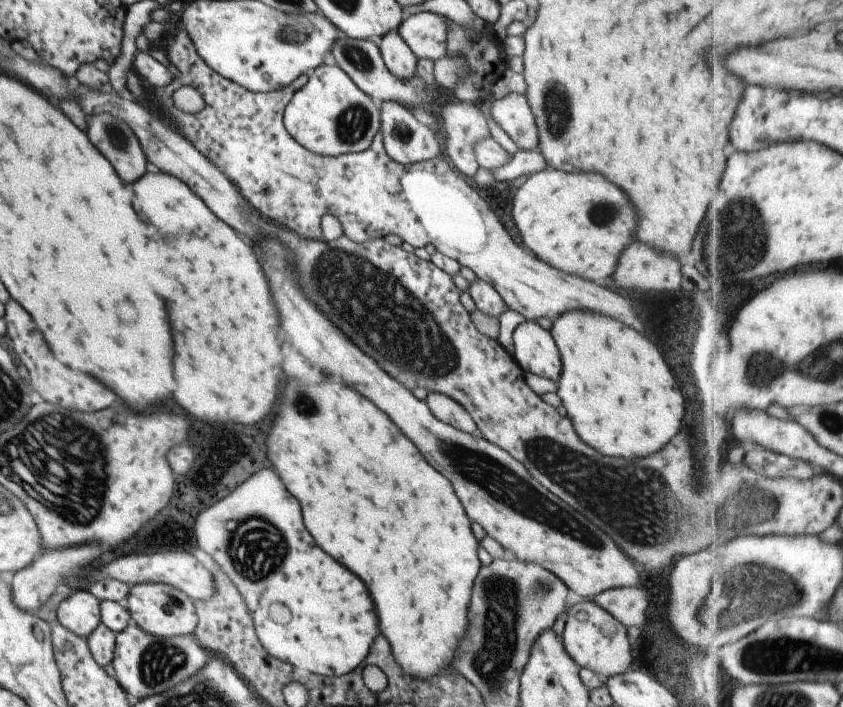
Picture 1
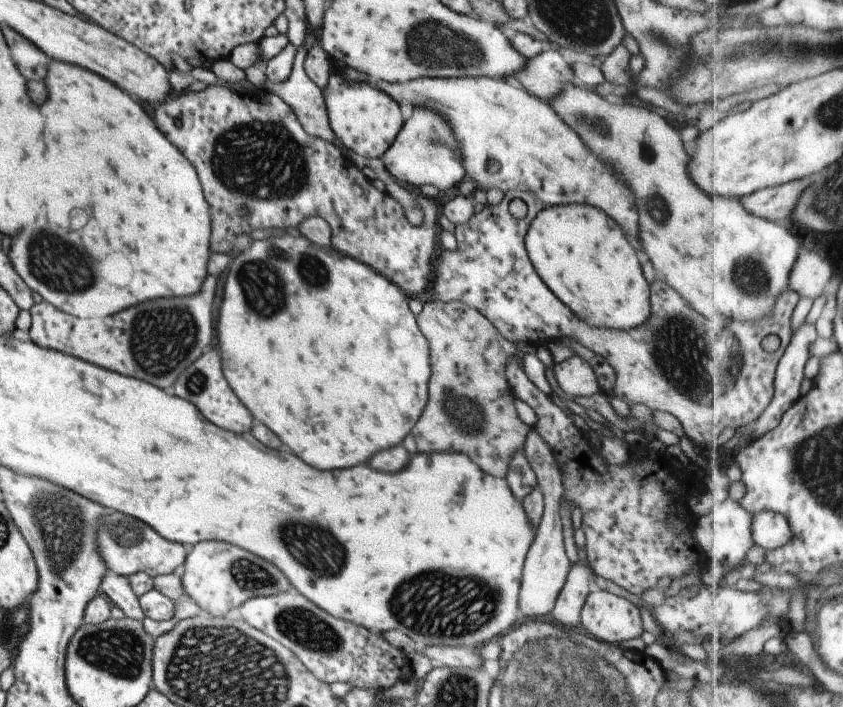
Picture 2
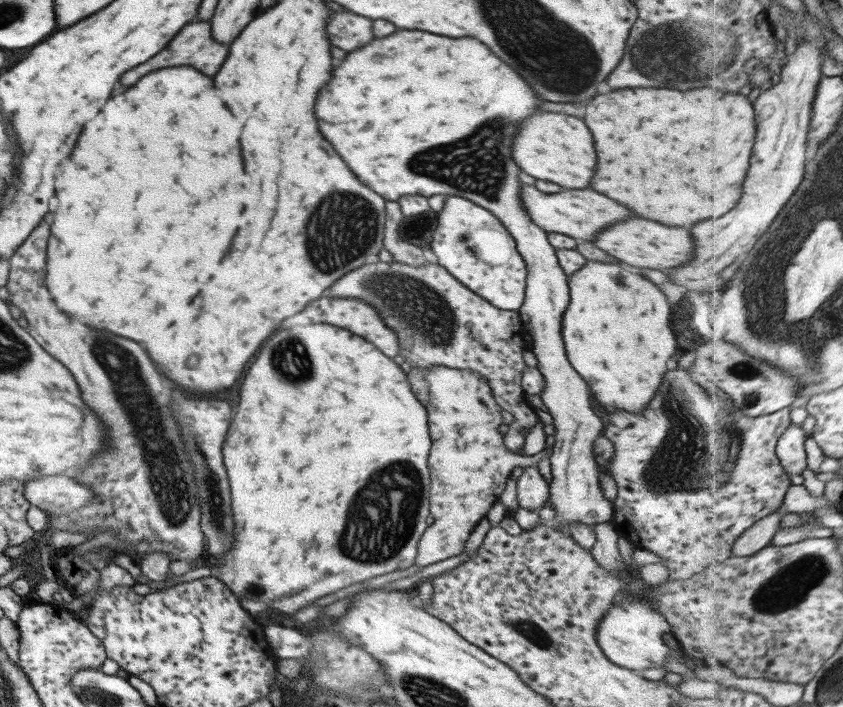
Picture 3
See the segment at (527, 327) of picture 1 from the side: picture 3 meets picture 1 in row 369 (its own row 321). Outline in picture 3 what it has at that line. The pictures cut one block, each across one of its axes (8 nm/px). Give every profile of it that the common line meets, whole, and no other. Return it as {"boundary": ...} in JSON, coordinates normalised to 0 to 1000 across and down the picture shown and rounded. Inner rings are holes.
{"boundary":[[[471,42],[457,54],[442,54],[433,65],[409,76],[405,91],[393,99],[390,116],[376,130],[371,164],[378,190],[393,204],[409,235],[428,260],[450,274],[454,283],[470,284],[478,276],[505,280],[514,274],[547,277],[585,301],[609,334],[625,385],[620,429],[613,440],[622,470],[630,478],[626,494],[635,504],[636,522],[647,540],[641,564],[654,587],[658,608],[651,646],[654,682],[650,685],[650,710],[658,724],[652,743],[660,752],[674,758],[673,745],[681,740],[702,745],[722,738],[728,719],[714,702],[708,678],[711,669],[701,639],[703,624],[714,614],[715,600],[701,580],[699,546],[675,515],[664,474],[667,444],[675,427],[674,393],[662,375],[658,354],[649,342],[650,330],[625,308],[616,286],[616,240],[604,221],[604,204],[613,170],[630,164],[628,156],[632,156],[637,147],[639,141],[632,139],[632,130],[628,130],[616,107],[594,91],[594,85],[590,85],[566,57],[533,57],[528,51],[514,51],[499,42]]]}

